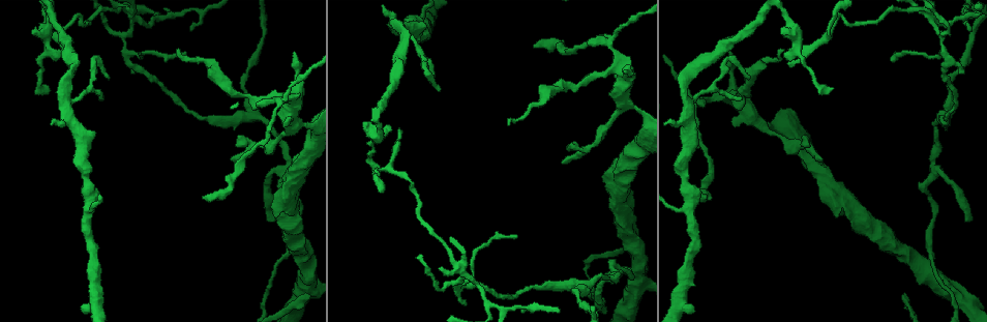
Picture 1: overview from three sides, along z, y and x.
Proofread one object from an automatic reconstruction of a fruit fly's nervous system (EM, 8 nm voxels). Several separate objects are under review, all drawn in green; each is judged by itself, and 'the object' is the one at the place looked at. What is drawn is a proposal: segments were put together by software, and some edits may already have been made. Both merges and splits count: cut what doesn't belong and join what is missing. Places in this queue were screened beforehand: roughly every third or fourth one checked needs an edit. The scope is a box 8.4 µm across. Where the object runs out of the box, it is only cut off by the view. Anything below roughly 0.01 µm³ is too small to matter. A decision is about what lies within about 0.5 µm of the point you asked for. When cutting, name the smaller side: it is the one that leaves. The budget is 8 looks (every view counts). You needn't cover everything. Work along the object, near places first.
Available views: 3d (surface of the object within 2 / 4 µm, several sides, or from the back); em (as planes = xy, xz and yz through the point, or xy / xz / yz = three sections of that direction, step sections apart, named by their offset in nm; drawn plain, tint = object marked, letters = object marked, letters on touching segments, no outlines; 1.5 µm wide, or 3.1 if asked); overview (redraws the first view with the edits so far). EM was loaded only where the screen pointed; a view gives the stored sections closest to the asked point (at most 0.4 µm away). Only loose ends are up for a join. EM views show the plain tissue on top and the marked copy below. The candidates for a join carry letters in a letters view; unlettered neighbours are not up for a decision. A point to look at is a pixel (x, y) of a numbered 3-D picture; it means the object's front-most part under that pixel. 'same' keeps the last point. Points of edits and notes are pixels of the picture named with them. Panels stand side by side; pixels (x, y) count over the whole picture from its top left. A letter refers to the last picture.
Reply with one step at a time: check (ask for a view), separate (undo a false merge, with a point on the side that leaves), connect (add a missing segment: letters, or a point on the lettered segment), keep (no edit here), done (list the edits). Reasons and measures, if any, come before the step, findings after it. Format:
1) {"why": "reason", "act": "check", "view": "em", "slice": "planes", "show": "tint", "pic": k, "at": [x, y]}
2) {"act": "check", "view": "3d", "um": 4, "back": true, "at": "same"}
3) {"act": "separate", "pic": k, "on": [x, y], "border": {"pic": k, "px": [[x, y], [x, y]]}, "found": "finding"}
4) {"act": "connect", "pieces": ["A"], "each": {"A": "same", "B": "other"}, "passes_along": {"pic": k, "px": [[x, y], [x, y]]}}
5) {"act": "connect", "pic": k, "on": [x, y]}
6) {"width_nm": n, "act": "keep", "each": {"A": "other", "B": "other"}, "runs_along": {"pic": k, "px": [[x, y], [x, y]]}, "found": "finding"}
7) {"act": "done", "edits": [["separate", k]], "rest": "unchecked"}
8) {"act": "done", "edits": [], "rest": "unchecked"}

{"why": "branch stops here", "act": "check", "view": "em", "slice": "planes", "show": "tint", "pic": 1, "at": [701, 105]}

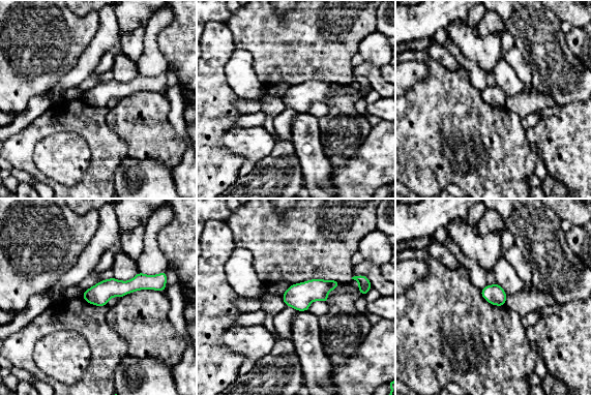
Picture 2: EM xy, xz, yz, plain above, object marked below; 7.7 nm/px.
{"why": "what lies round it", "act": "check", "view": "em", "slice": "planes", "show": "letters", "at": "same"}

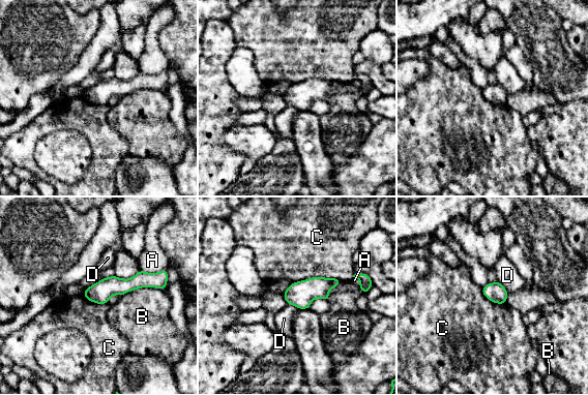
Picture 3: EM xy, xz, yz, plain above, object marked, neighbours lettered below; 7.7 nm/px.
{"act": "keep", "each": {"A": "other", "B": "other", "C": "other", "D": "other"}, "found": "none of them fits"}

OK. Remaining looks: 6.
{"why": "an open end", "act": "check", "view": "3d", "um": 2, "pic": 1, "at": [784, 50]}

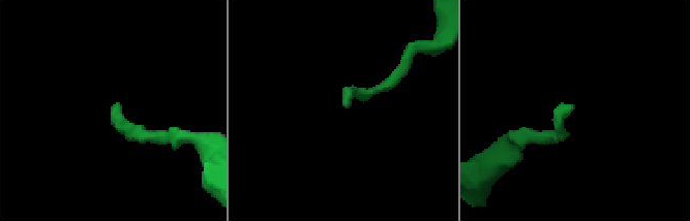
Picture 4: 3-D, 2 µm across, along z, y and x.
{"why": "now the EM", "act": "check", "view": "em", "slice": "xy", "step": 4, "show": "letters", "pic": 4, "at": [571, 106]}

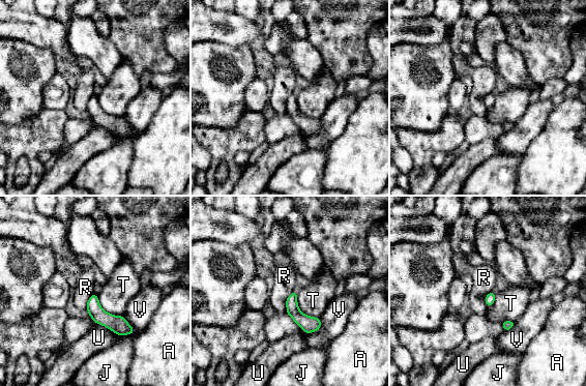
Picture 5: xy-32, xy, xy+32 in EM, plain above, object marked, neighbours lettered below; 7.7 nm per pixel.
{"act": "keep", "each": {"A": "other", "J": "other", "R": "other", "T": "other", "U": "other", "V": "other"}, "runs_along": {"pic": 5, "px": [[92, 298], [107, 320], [130, 331]]}, "found": "none of them fits"}

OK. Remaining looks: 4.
{"act": "check", "view": "em", "slice": "planes", "show": "letters", "pic": 1, "at": [205, 196]}

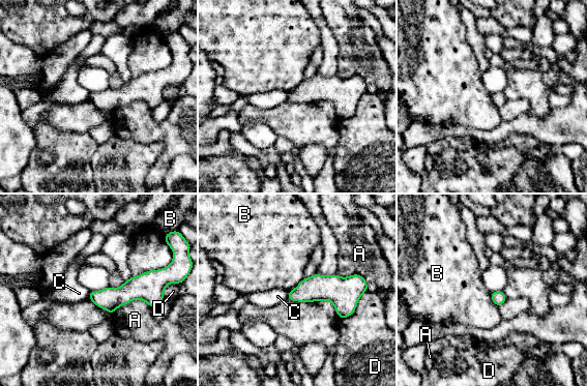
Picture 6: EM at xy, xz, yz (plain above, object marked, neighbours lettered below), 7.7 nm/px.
{"width_nm": 110, "act": "keep", "each": {"A": "other", "B": "other", "C": "other", "D": "other"}, "border": {"pic": 6, "px": [[490, 293], [491, 300], [497, 306]]}, "found": "none of them fits"}

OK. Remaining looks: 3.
{"why": "thick turns thin", "act": "check", "view": "3d", "um": 4, "pic": 1, "at": [207, 118]}

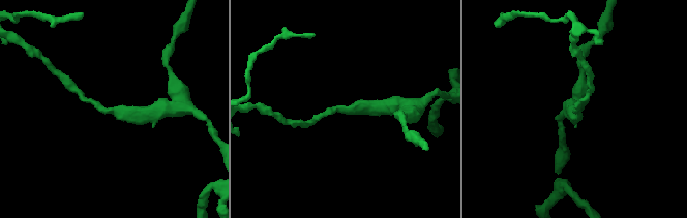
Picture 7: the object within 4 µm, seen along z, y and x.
{"act": "check", "view": "em", "slice": "xy", "step": 8, "show": "tint", "pic": 7, "at": [343, 109]}

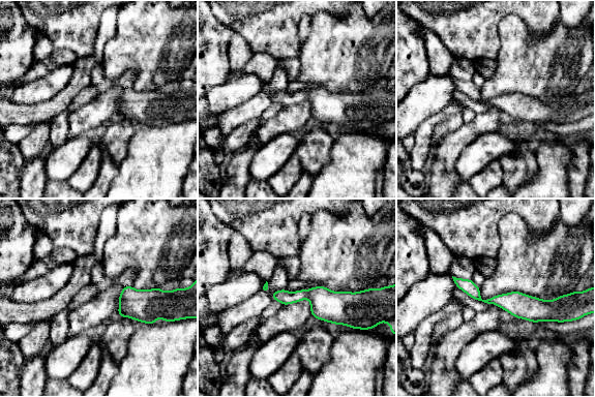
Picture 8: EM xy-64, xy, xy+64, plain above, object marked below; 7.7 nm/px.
{"why": "cut it another way", "act": "check", "view": "em", "slice": "planes", "show": "letters", "at": "same"}

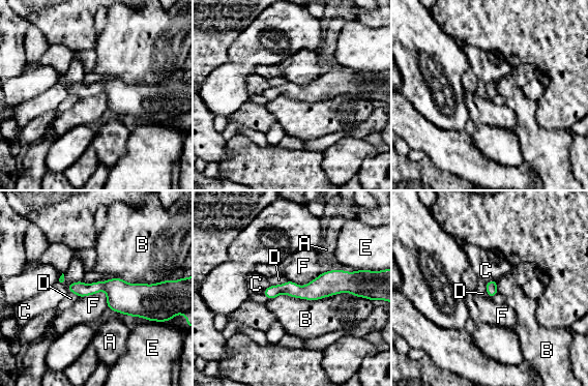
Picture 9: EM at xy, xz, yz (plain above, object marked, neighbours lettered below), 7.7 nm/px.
{"act": "keep", "each": {"A": "other", "B": "other", "C": "other", "D": "other", "E": "other", "F": "other"}, "runs_along": {"pic": 9, "px": [[357, 285], [267, 293]]}, "found": "continuous, no second neuron"}

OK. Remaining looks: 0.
{"act": "done", "edits": [], "rest": "unchecked"}

